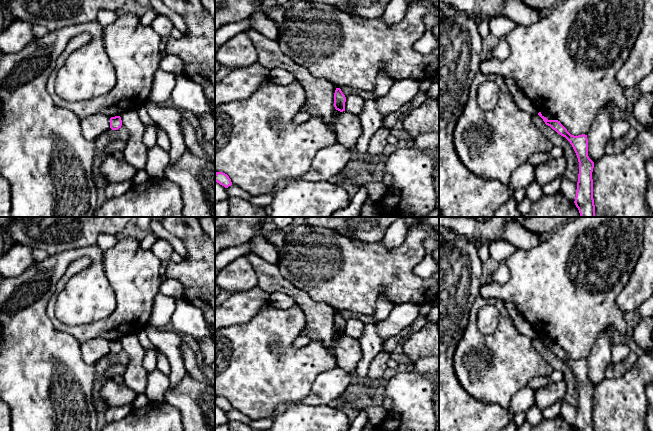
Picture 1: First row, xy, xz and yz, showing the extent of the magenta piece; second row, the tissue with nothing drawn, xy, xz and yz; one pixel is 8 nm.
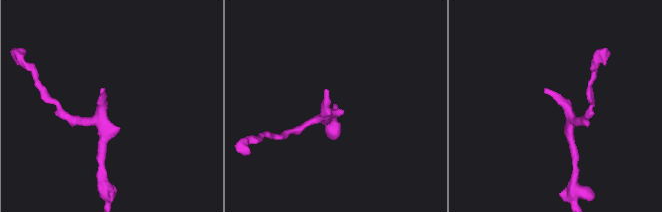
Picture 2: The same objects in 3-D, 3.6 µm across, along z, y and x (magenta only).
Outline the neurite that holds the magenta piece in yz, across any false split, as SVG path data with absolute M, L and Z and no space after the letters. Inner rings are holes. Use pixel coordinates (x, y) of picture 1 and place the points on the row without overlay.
M541 336L538 339L546 349L550 350L558 358L565 361L572 369L579 386L579 398L575 421L576 431L595 431L593 423L593 403L592 396L594 386L588 380L587 359L571 359L558 344L548 344Z

